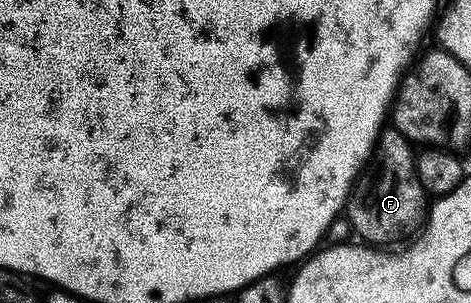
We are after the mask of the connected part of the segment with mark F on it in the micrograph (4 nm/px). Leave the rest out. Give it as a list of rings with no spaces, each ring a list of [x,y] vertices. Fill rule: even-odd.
[[[387,128],[380,133],[379,141],[375,144],[375,153],[359,175],[345,207],[345,218],[351,221],[352,228],[363,237],[360,239],[364,243],[374,244],[379,248],[386,247],[386,242],[402,243],[406,234],[414,235],[424,225],[429,213],[429,195],[418,179],[416,157],[416,147],[399,130]]]

